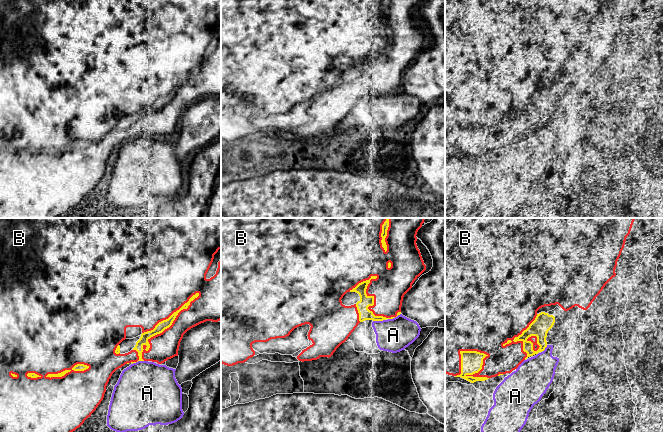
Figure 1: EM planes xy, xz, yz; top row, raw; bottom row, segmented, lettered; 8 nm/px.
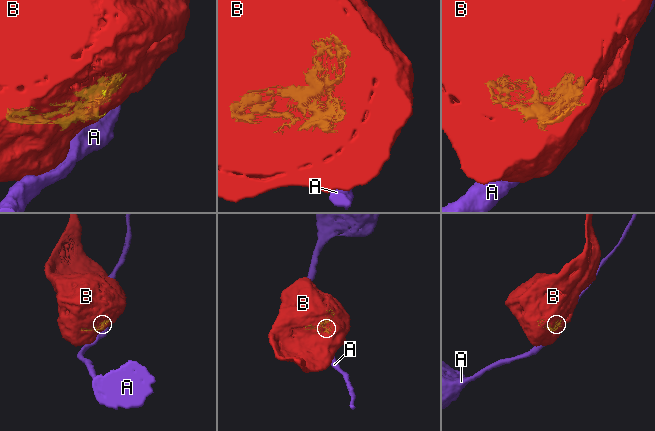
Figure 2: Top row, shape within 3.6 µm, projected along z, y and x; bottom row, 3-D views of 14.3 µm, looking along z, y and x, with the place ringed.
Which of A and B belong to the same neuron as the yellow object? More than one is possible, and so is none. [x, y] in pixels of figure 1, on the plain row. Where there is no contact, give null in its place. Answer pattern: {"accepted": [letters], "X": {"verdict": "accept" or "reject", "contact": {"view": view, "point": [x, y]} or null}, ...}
{"accepted": ["B"], "A": {"verdict": "reject", "contact": {"view": "xz", "point": [379, 96]}}, "B": {"verdict": "accept", "contact": {"view": "xy", "point": [165, 104]}}}

